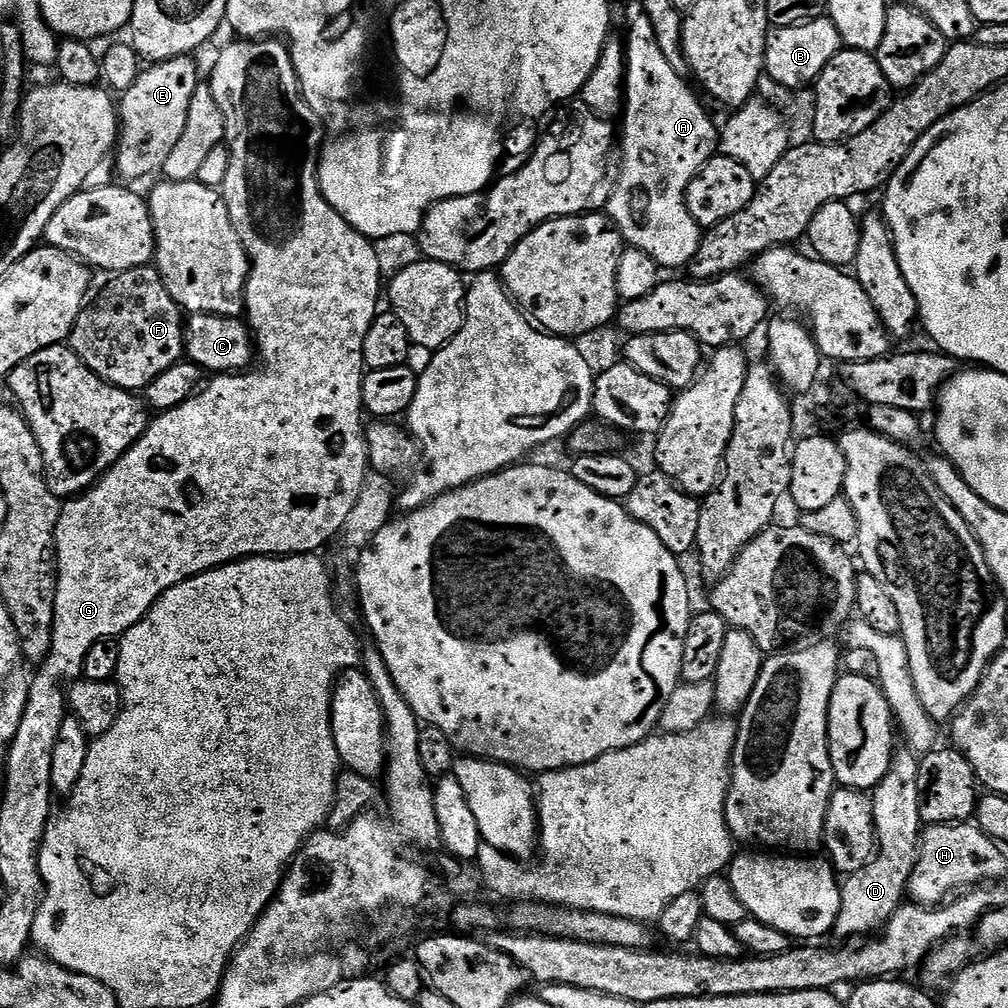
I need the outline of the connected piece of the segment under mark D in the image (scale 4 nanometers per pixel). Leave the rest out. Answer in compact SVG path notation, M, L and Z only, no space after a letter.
M903 751L893 755L890 770L882 782L871 789L878 847L875 856L866 866L862 866L862 870L843 881L840 889L842 906L834 929L835 935L871 937L879 933L900 905L905 903L910 874L920 853L922 821L918 798L920 760L917 753Z

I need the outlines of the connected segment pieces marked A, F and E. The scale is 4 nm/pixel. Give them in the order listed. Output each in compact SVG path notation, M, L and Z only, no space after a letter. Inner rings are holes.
M638 14L625 39L627 70L625 72L625 106L622 117L622 163L616 189L608 200L607 215L620 229L620 235L631 247L642 250L654 258L661 269L680 268L692 263L700 245L702 229L694 222L690 210L684 205L690 182L702 170L707 160L718 152L718 124L708 117L698 97L685 77L678 76L657 46L654 27L646 15Z
M155 266L118 272L109 280L97 296L95 293L85 303L66 344L98 378L116 388L139 393L158 374L181 363L186 316L166 290L160 269Z
M191 55L153 63L118 100L118 143L114 149L114 172L121 181L144 180L159 173L170 150L178 146L182 130L186 130L188 115L194 110L192 99L200 84L200 72Z

